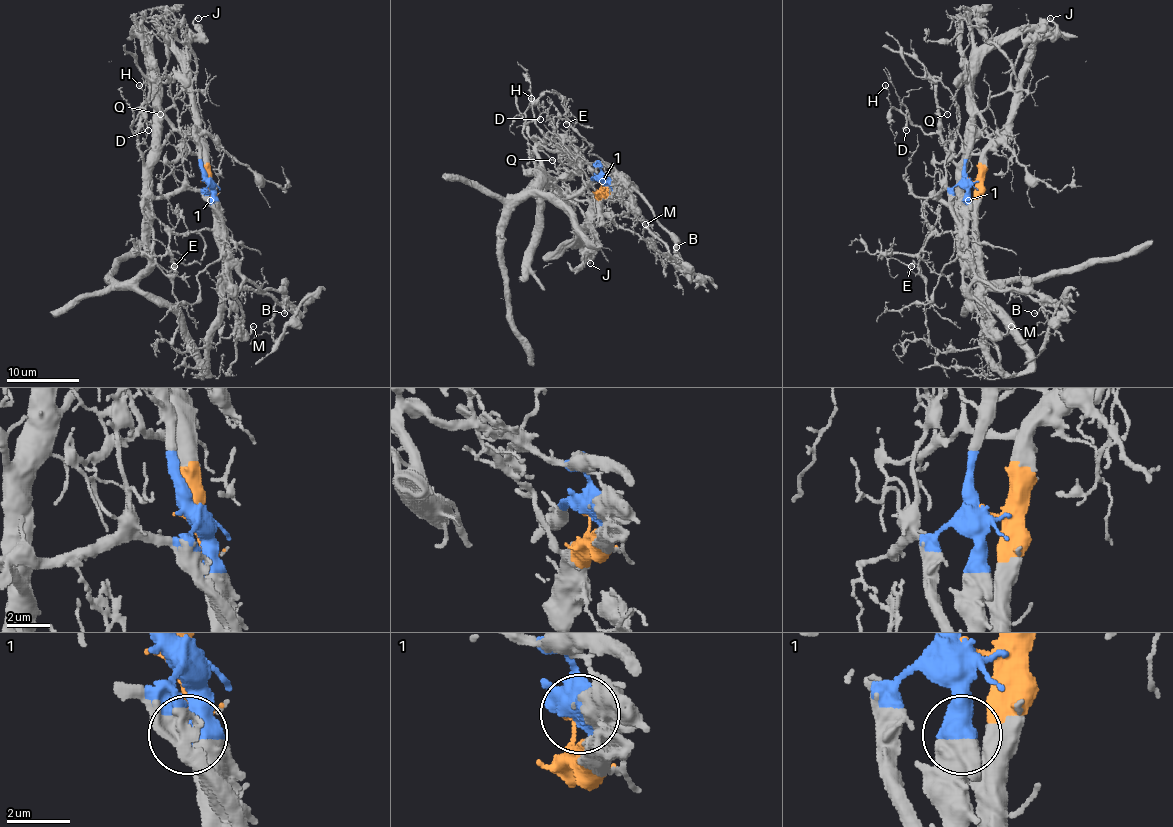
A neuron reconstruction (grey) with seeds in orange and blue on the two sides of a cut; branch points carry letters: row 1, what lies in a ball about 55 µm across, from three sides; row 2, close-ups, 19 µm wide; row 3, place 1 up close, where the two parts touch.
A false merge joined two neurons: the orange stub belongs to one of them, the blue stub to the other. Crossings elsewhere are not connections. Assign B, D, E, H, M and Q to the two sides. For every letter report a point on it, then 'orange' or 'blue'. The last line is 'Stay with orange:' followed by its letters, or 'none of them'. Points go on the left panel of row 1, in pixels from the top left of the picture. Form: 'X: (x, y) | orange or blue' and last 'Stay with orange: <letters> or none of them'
B: (284, 313) | blue
D: (148, 130) | blue
E: (174, 266) | blue
H: (139, 85) | blue
M: (253, 326) | blue
Q: (160, 114) | blue
Stay with orange: none of them

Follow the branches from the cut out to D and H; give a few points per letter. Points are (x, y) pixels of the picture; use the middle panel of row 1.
D: (600, 181), (593, 179), (578, 192), (566, 195), (538, 170), (531, 159), (524, 128), (540, 119)
H: (600, 181), (593, 179), (566, 195), (538, 170), (524, 128), (526, 111), (538, 102), (531, 98)

